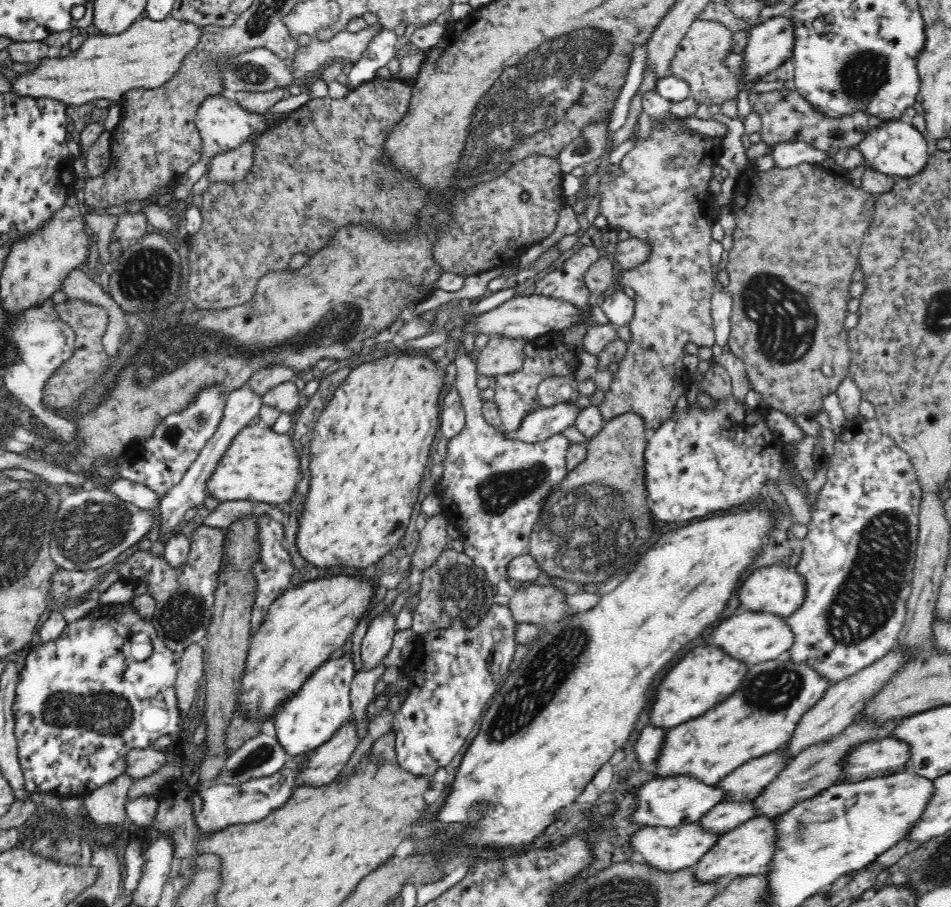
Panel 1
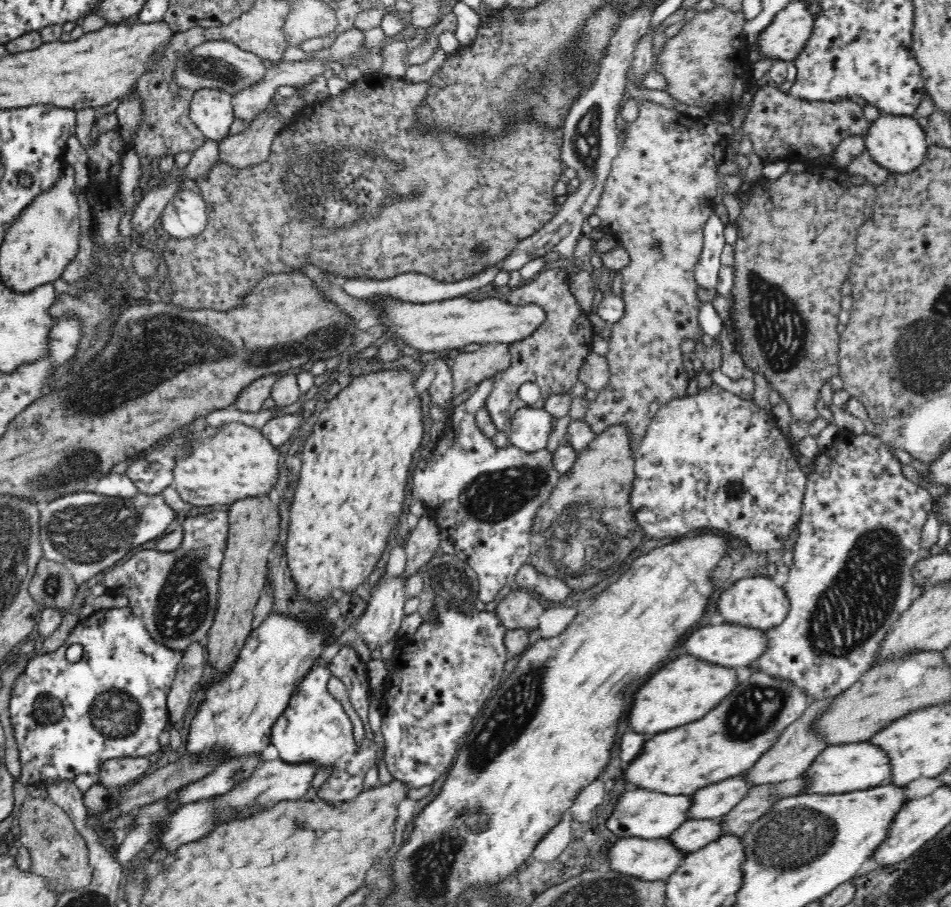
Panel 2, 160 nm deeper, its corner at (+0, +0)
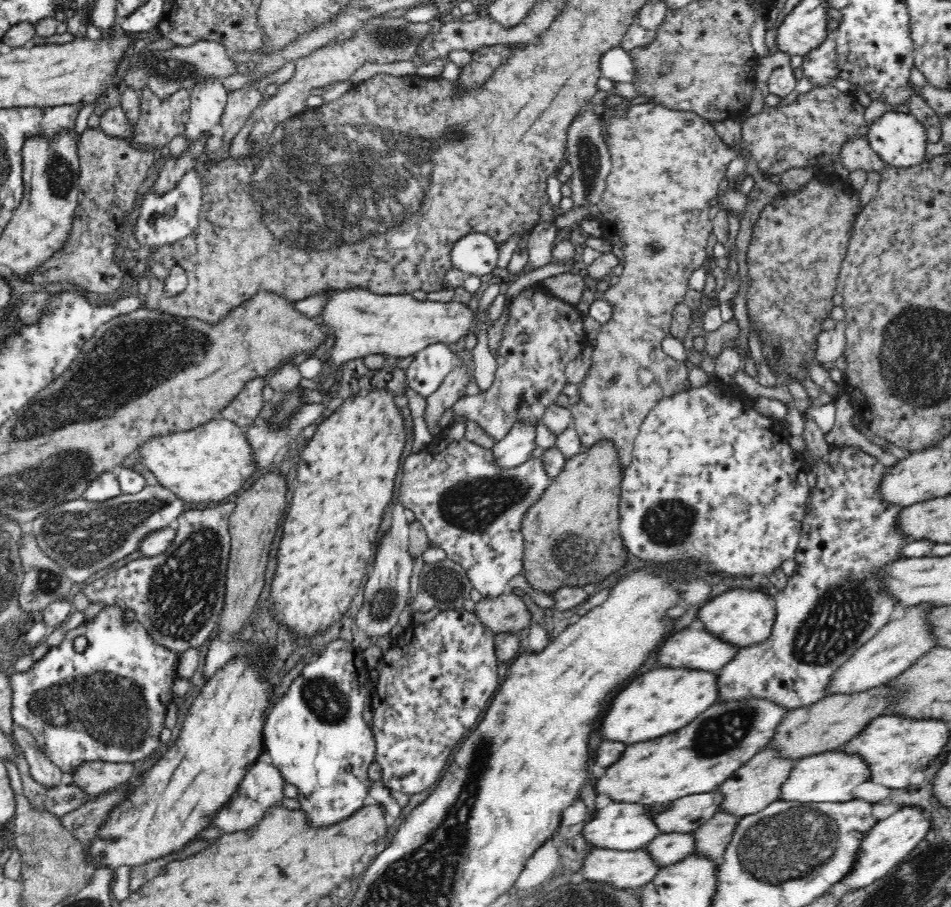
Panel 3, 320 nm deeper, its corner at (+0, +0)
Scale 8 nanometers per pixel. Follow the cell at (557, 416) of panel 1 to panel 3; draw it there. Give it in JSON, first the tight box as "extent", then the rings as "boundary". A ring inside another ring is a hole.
{"extent":[490,423,535,469],"boundary":[[[518,423],[508,432],[508,436],[495,441],[490,451],[494,465],[500,469],[514,468],[528,460],[534,450],[535,427],[530,423]]]}

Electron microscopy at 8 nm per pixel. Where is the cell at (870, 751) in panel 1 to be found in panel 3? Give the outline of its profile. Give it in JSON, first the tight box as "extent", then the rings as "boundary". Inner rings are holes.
{"extent":[776,750,870,803],"boundary":[[[838,750],[826,751],[797,759],[776,799],[799,803],[846,802],[850,800],[850,790],[866,780],[870,780],[870,770],[860,756]]]}

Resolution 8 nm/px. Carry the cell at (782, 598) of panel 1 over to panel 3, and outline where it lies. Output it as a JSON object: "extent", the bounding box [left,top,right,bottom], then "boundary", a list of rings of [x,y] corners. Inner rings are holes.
{"extent":[698,586,776,650],"boundary":[[[753,586],[746,590],[730,590],[714,600],[710,600],[698,612],[698,620],[702,620],[707,634],[716,636],[721,642],[735,646],[739,650],[765,642],[772,633],[774,616],[776,616],[774,599],[770,595],[766,595],[764,589]]]}

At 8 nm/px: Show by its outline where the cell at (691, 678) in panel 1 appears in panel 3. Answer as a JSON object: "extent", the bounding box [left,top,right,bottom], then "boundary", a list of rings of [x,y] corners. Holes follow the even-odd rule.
{"extent":[600,668,718,744],"boundary":[[[662,668],[646,672],[632,680],[610,704],[600,724],[602,740],[616,740],[624,744],[636,744],[666,736],[678,728],[690,724],[698,714],[714,705],[718,699],[715,672],[688,670],[688,668]]]}

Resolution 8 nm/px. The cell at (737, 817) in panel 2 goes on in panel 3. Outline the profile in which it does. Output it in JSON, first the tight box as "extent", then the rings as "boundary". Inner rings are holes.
{"extent":[692,811,741,863],"boundary":[[[718,811],[708,822],[693,830],[694,850],[692,855],[700,855],[718,863],[722,862],[724,850],[732,840],[732,832],[741,817]]]}

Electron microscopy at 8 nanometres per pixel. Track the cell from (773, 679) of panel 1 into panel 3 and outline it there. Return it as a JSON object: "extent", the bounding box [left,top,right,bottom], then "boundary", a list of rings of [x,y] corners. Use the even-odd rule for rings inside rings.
{"extent":[596,700,788,816],"boundary":[[[738,700],[730,704],[714,704],[702,712],[694,722],[686,728],[680,728],[674,734],[648,740],[642,744],[632,744],[624,750],[620,760],[606,768],[604,776],[596,782],[598,794],[608,794],[612,801],[642,804],[646,807],[648,815],[656,816],[658,813],[683,796],[712,792],[728,779],[728,776],[737,772],[748,760],[763,750],[770,738],[774,736],[776,726],[784,718],[788,710],[768,700]]]}

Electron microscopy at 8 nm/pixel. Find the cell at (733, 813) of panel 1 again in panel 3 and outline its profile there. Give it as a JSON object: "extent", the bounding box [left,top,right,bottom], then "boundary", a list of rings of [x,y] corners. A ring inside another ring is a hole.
{"extent":[642,833,694,868],"boundary":[[[660,833],[642,849],[650,855],[650,859],[658,867],[664,868],[692,855],[694,837],[692,837],[692,833]]]}

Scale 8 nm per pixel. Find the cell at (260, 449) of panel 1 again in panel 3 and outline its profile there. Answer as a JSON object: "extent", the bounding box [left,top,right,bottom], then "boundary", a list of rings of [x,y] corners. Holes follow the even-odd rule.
{"extent":[138,418,257,502],"boundary":[[[224,418],[210,419],[190,431],[179,431],[168,435],[157,435],[138,446],[138,459],[155,476],[158,485],[174,492],[186,502],[221,502],[230,494],[244,488],[250,474],[257,469],[251,460],[250,443],[242,428]]]}

